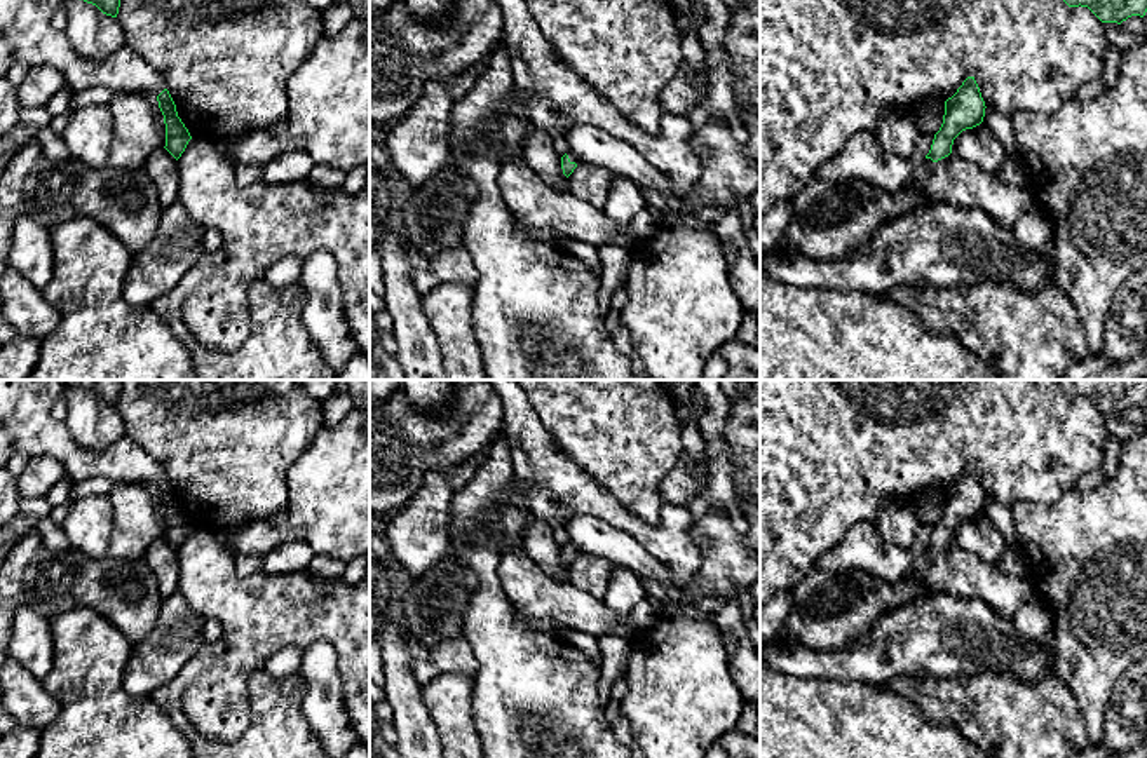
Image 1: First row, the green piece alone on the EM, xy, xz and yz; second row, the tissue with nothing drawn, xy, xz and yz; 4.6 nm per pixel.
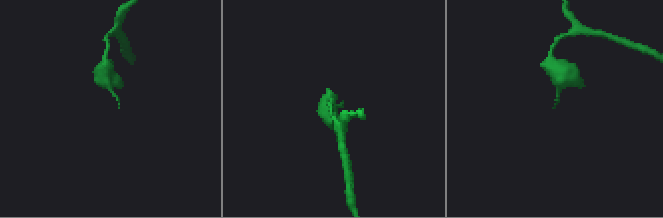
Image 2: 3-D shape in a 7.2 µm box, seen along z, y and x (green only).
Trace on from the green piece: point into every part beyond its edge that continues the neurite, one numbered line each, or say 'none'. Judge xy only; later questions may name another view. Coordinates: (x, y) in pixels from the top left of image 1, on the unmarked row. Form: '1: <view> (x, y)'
none

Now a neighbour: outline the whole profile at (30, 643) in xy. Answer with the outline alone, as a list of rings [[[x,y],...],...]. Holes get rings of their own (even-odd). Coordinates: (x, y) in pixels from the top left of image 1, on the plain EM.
[[[24,603],[14,615],[7,657],[19,662],[40,681],[52,667],[54,645],[51,622]]]

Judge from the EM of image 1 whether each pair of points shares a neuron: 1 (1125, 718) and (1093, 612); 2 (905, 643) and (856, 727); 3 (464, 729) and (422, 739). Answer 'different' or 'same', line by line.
1: different
2: different
3: different

